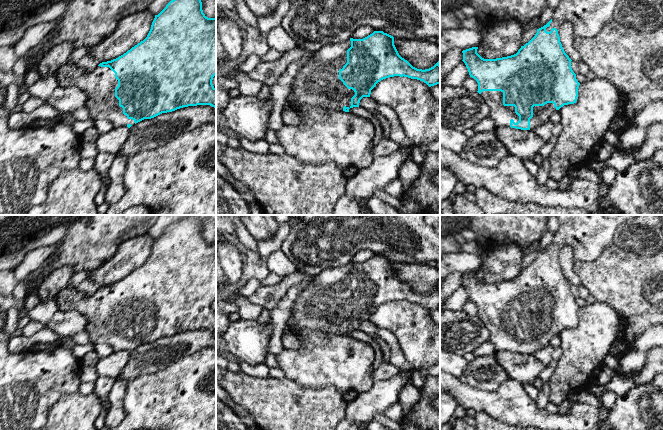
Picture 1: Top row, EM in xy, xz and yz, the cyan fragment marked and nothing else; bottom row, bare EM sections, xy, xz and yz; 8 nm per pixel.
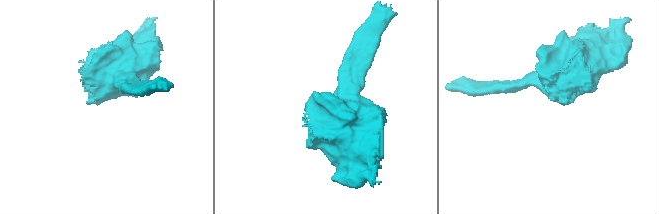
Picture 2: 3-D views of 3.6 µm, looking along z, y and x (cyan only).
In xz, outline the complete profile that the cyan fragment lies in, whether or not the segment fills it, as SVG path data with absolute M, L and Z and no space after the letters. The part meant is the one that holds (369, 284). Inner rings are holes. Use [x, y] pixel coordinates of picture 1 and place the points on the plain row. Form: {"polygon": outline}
{"polygon": "M374 255L363 263L350 262L324 269L314 276L313 281L295 301L284 333L304 329L330 336L349 336L350 332L359 331L363 321L370 321L371 314L378 306L394 300L417 303L431 311L440 308L440 288L438 285L425 294L413 291L399 279L394 261L383 255Z"}

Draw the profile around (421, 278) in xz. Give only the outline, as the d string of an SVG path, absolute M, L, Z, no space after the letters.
M395 262L394 269L399 279L417 293L429 293L440 282L440 270L423 263Z

